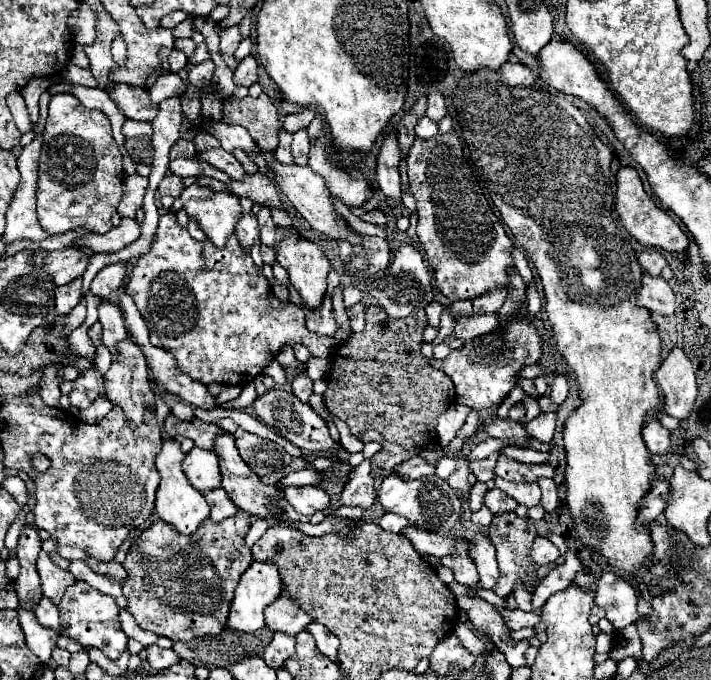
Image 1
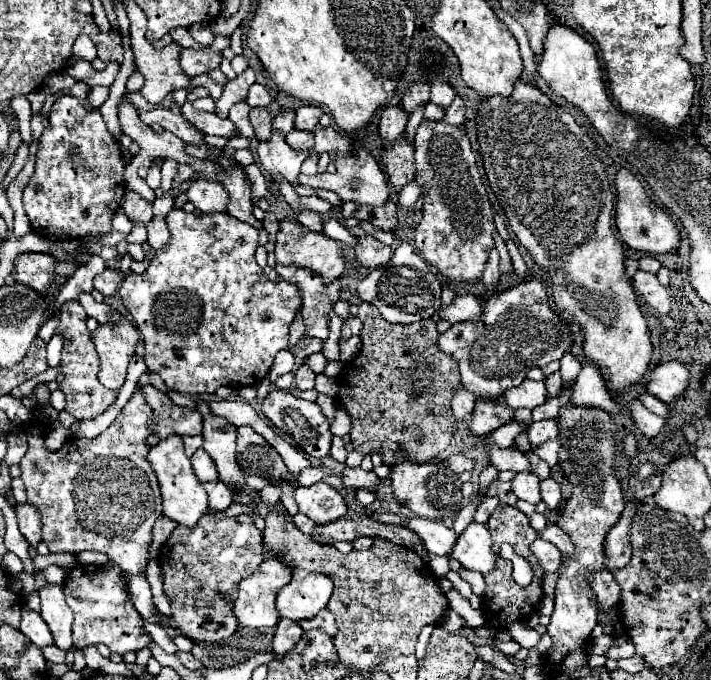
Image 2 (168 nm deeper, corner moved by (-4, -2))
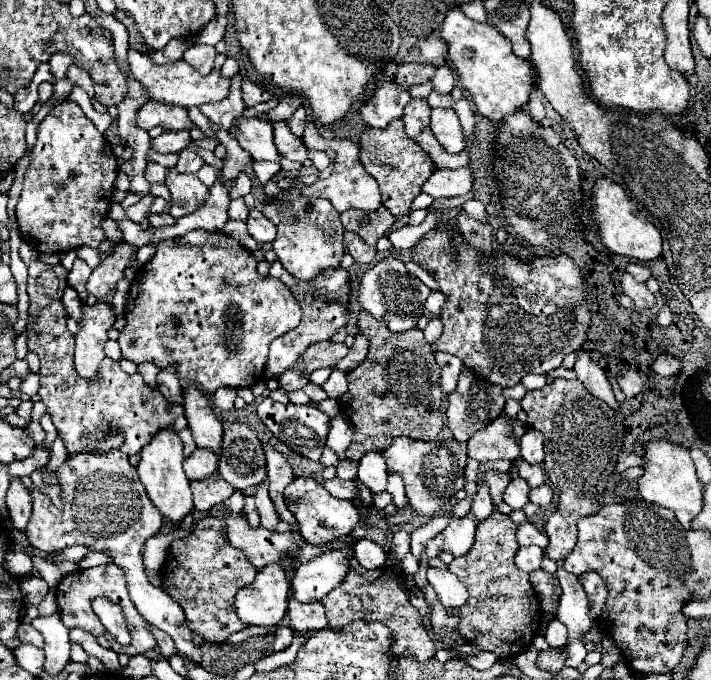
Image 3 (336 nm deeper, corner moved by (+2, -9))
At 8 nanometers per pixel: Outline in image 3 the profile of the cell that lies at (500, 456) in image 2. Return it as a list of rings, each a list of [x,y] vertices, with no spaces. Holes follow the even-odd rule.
[[[501,414],[491,424],[475,432],[467,446],[469,446],[469,458],[475,458],[479,462],[489,460],[517,460],[519,458],[519,442],[513,436],[515,418]]]

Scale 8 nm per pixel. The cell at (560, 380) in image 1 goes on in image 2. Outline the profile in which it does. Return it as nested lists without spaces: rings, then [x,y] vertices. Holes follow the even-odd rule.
[[[565,353],[561,357],[561,371],[559,371],[561,379],[563,379],[563,385],[567,385],[569,381],[575,381],[577,375],[579,375],[579,371],[581,371],[581,361],[575,355]]]

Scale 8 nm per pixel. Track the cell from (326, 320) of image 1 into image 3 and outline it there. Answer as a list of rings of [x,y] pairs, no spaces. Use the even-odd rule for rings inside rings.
[[[275,260],[271,264],[269,276],[281,280],[293,292],[295,300],[299,302],[299,306],[303,310],[301,324],[295,330],[291,330],[285,336],[281,336],[279,340],[273,340],[273,344],[271,344],[269,358],[267,358],[267,364],[265,364],[265,376],[267,378],[277,378],[287,368],[291,368],[293,362],[297,360],[297,356],[303,354],[311,344],[329,340],[339,328],[347,326],[347,322],[349,322],[347,314],[349,314],[349,296],[351,296],[351,276],[343,268],[327,268],[321,274],[317,274],[315,278],[301,282],[301,280],[295,280],[291,274],[287,274],[281,268],[279,260]]]

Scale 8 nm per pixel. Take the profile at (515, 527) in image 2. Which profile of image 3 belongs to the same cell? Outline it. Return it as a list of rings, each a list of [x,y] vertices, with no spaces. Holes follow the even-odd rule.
[[[493,512],[489,518],[477,524],[473,548],[465,556],[451,562],[449,568],[465,584],[469,600],[457,610],[461,620],[453,634],[441,638],[443,650],[451,650],[459,638],[465,638],[467,644],[485,652],[493,652],[499,660],[505,660],[531,646],[531,640],[543,622],[543,612],[539,598],[529,584],[529,574],[519,572],[513,562],[519,548],[515,528],[517,524],[513,524],[507,514]]]

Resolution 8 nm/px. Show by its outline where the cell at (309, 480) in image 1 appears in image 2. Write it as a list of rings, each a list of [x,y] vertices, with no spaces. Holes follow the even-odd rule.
[[[267,485],[265,489],[259,491],[259,495],[261,495],[261,501],[263,503],[275,505],[279,501],[279,497],[281,497],[281,487],[279,485]]]

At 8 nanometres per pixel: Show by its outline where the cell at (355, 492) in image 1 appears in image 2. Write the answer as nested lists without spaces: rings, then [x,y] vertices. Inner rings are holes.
[[[345,467],[345,471],[343,471],[343,483],[351,491],[367,489],[367,491],[375,493],[377,487],[379,487],[379,477],[373,471],[365,471],[361,467],[355,467],[355,469]]]

